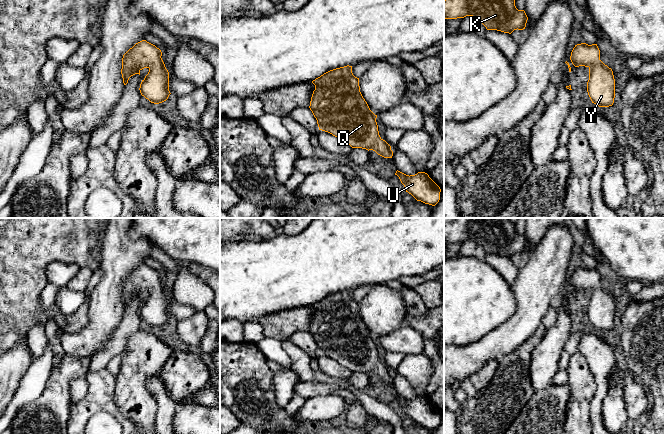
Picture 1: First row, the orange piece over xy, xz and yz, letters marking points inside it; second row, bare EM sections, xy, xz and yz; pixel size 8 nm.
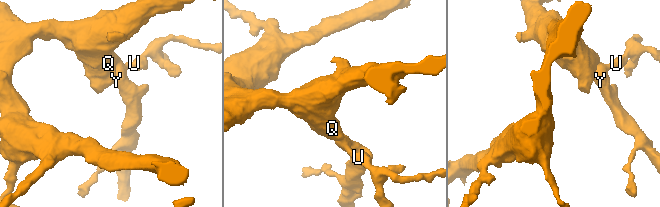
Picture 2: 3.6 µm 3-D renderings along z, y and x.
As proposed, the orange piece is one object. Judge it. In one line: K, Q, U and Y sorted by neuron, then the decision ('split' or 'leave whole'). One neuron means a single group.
K Q U Y; leave whole

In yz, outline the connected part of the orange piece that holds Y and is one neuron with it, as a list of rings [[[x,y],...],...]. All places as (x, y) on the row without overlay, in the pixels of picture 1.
[[[597,268],[575,269],[570,284],[575,291],[589,292],[587,316],[592,327],[599,331],[612,330],[615,322],[615,303],[612,293],[600,284]]]

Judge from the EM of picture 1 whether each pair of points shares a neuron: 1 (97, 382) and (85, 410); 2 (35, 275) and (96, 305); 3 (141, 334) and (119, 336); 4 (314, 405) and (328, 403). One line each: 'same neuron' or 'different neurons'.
1: same neuron
2: different neurons
3: different neurons
4: same neuron

